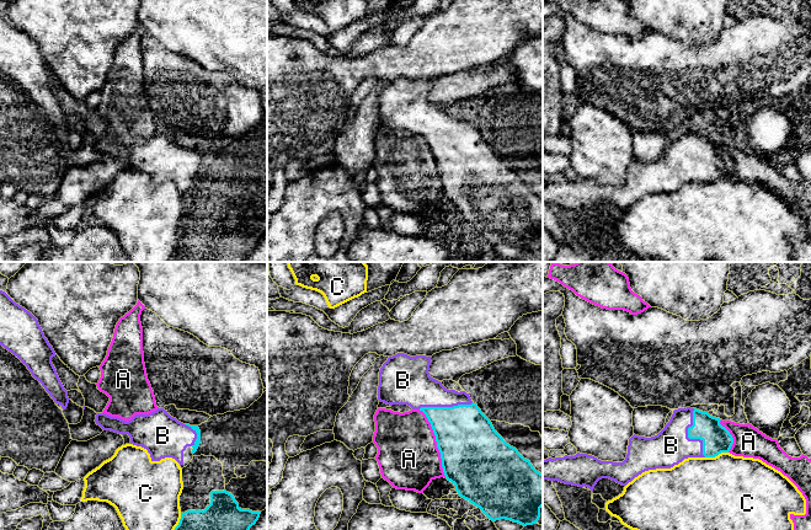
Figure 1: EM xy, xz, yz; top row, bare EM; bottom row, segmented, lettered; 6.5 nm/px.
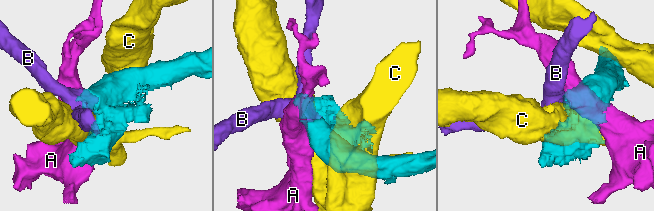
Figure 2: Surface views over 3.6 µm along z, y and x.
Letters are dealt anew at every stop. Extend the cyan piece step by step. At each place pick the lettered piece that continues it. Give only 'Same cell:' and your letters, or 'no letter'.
Same cell: B

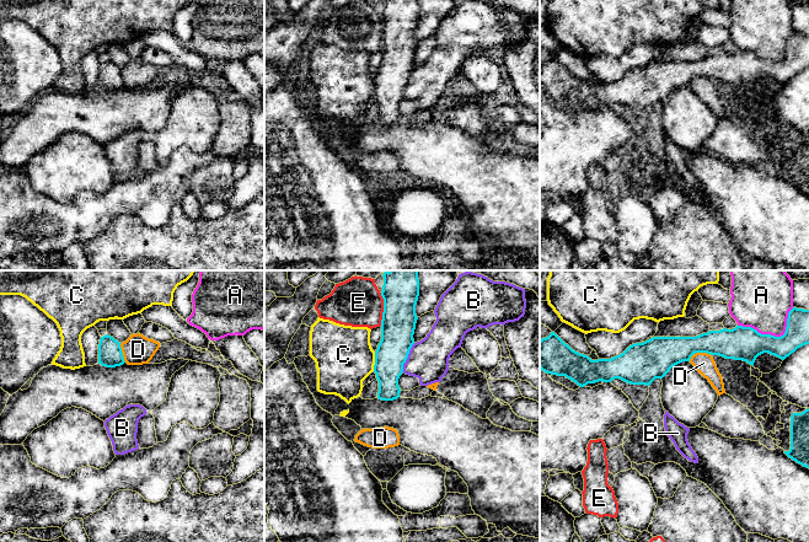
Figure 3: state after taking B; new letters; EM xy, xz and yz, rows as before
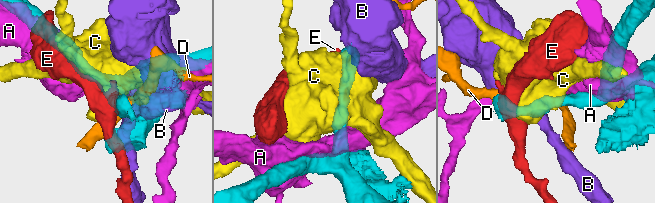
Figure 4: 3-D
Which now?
Same cell: no letter

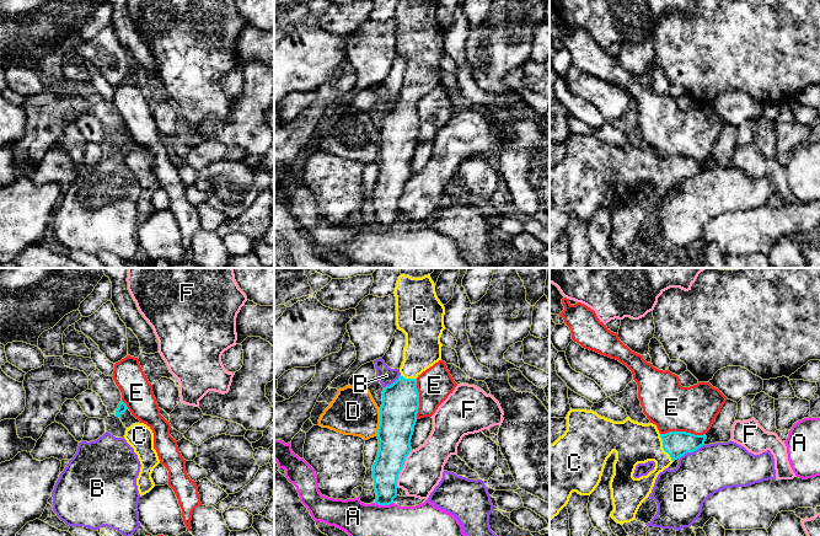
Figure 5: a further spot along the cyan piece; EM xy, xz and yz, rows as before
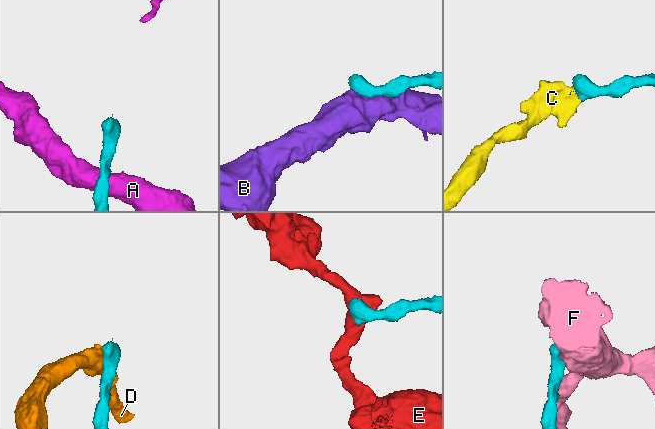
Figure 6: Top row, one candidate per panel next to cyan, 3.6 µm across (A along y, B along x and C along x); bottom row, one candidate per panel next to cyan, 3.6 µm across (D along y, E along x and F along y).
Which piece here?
Same cell: C

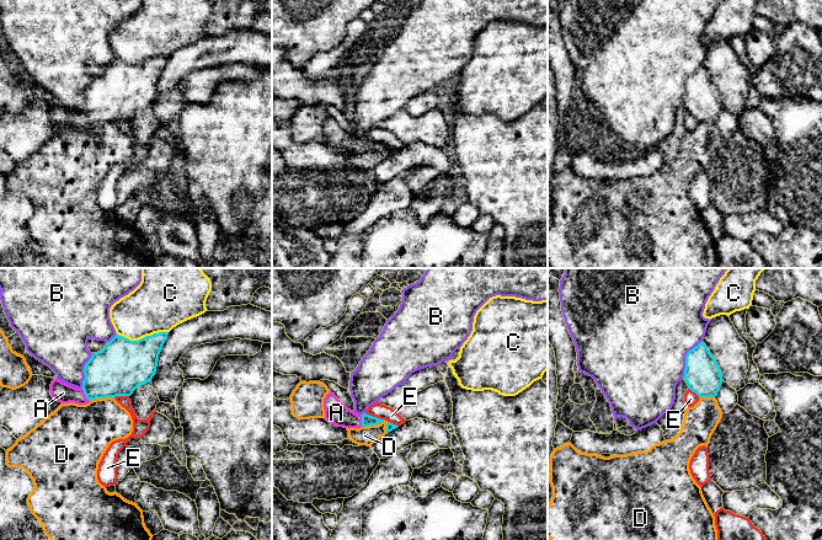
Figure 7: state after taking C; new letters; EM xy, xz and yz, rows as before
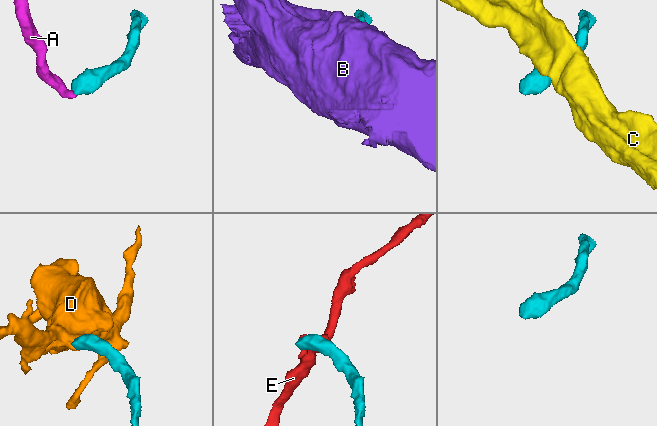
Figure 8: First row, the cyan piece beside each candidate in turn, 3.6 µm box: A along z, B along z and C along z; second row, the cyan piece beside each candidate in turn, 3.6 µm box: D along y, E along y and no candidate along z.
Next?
Same cell: A

